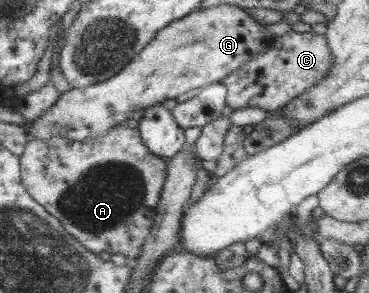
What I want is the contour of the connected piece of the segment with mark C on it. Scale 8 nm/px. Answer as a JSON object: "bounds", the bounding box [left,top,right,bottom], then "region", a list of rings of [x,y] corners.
{"bounds":[221,30,333,111],"region":[[[291,30],[275,36],[270,42],[266,51],[254,56],[221,81],[227,89],[225,100],[228,107],[234,110],[258,107],[266,111],[276,111],[328,77],[333,57],[327,39],[322,34],[312,30],[304,33]]]}

